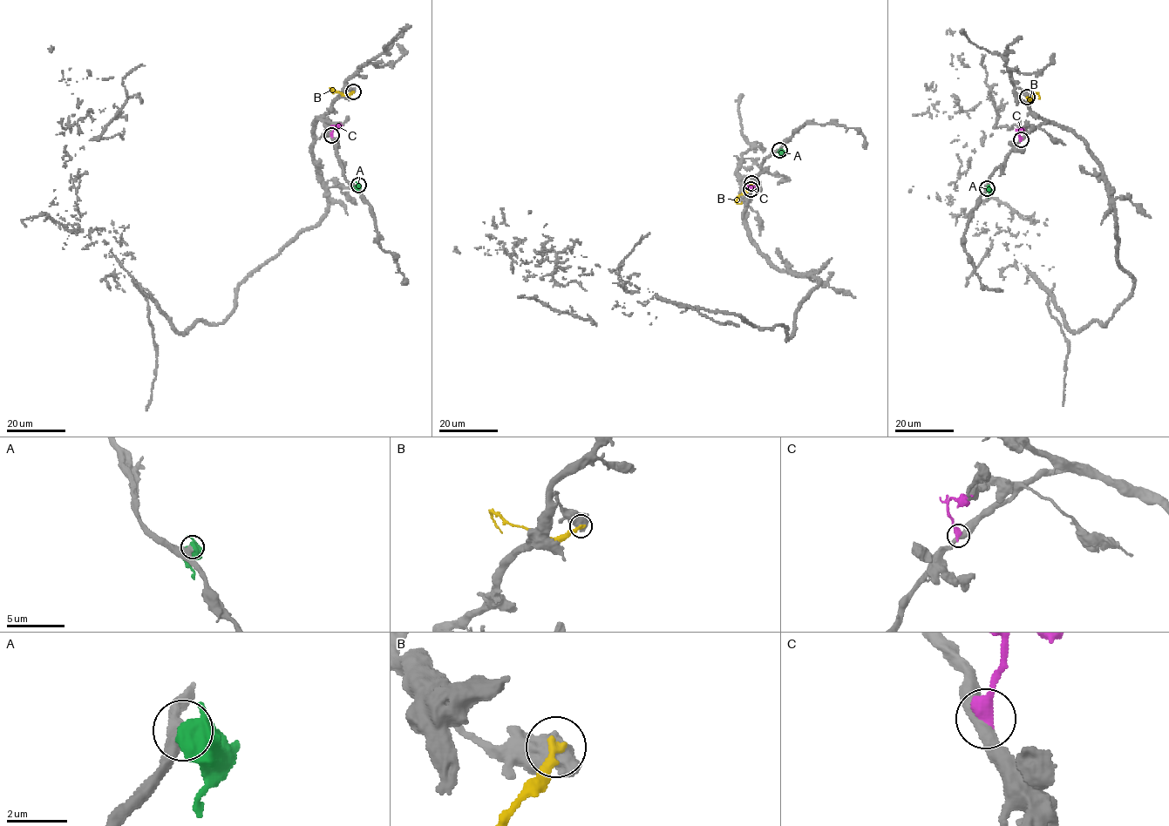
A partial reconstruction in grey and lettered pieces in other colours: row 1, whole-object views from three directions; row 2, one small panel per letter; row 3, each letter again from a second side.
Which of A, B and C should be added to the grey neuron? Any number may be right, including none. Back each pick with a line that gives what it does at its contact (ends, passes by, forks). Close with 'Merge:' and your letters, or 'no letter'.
A: it passes by
Merge: A

